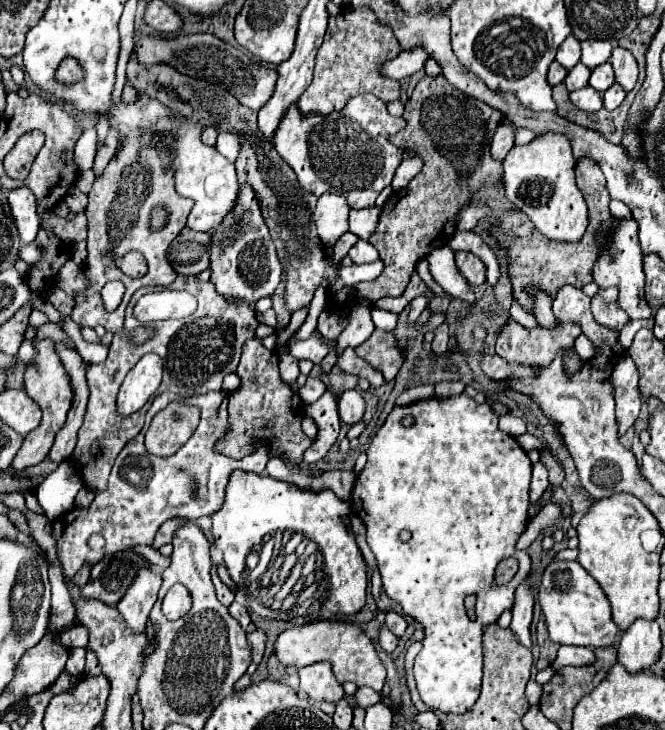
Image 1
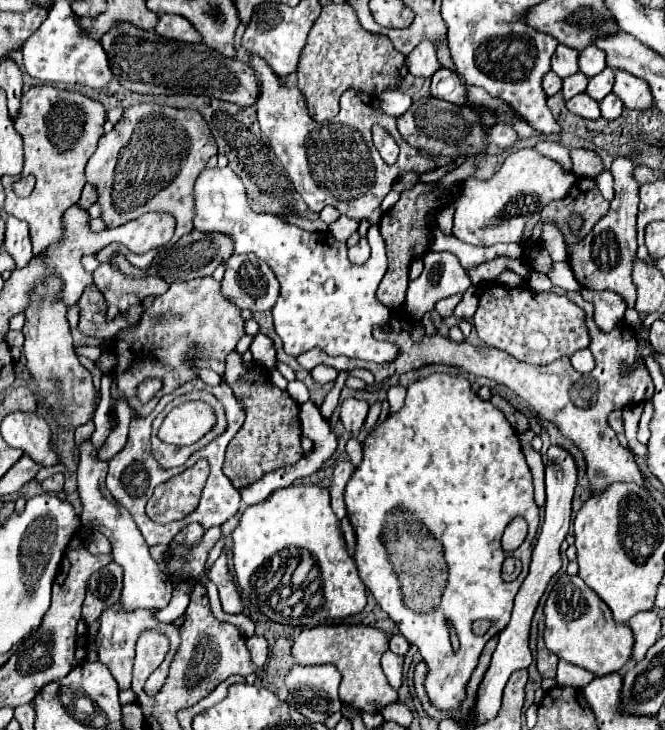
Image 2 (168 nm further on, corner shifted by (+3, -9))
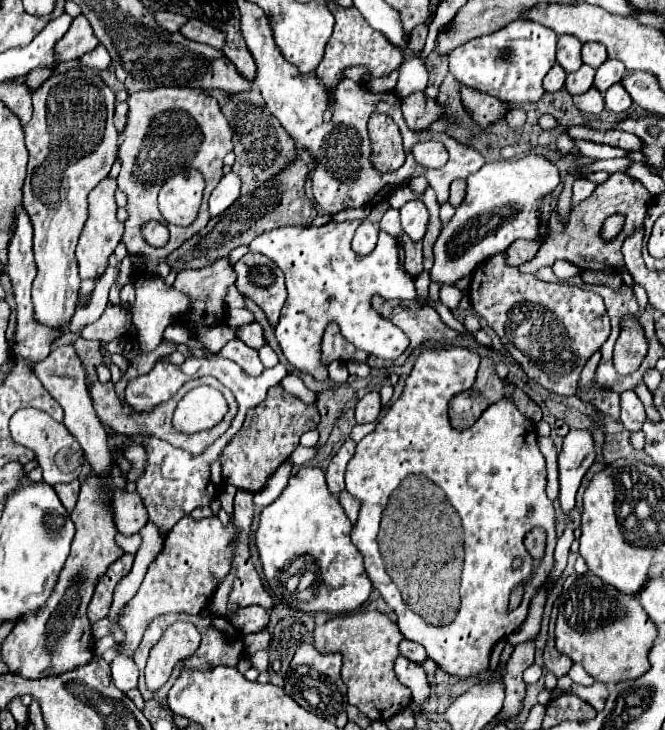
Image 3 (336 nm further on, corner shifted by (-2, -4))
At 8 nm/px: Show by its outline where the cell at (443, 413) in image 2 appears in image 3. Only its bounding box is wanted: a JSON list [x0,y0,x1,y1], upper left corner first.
[346,347,556,679]

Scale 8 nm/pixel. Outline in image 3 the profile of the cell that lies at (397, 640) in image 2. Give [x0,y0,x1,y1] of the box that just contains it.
[400,639,428,665]

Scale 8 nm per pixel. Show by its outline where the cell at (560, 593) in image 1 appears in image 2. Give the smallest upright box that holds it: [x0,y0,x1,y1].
[545,574,633,676]

